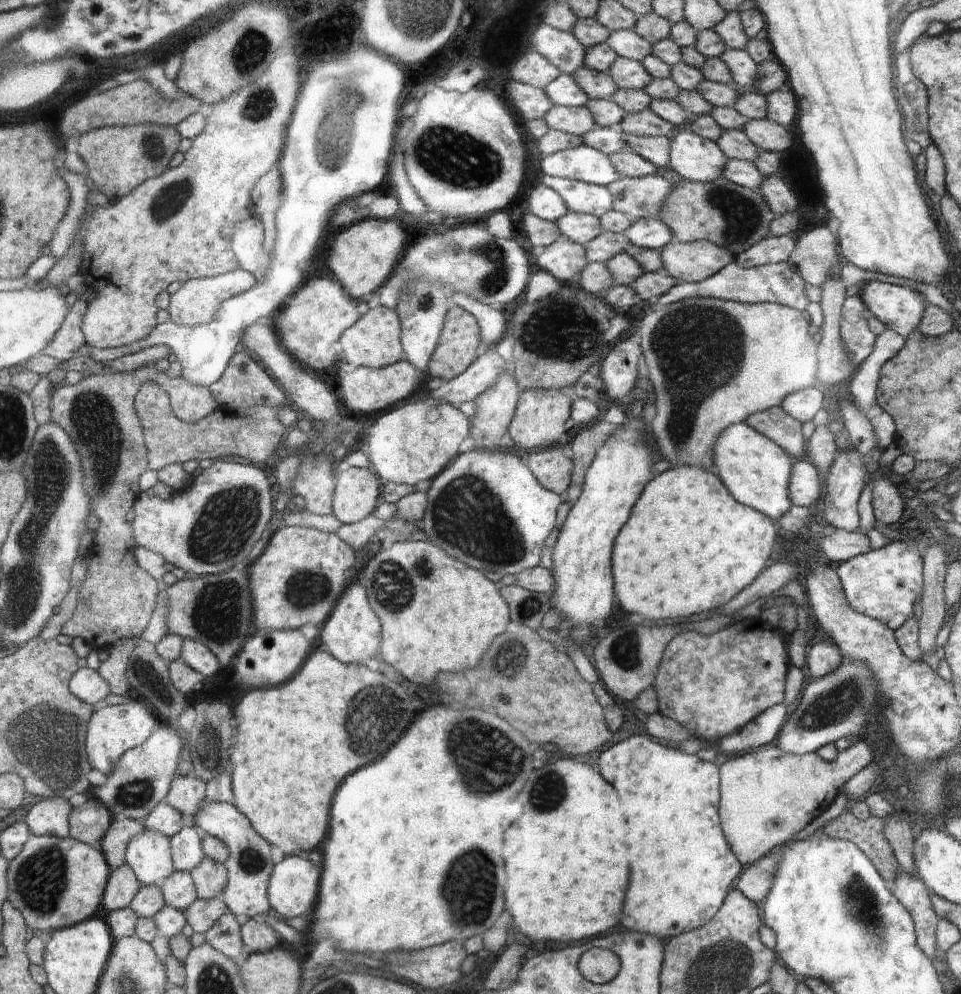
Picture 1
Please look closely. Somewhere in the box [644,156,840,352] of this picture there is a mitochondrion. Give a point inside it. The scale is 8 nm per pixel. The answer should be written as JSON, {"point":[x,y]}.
{"point":[740,216]}

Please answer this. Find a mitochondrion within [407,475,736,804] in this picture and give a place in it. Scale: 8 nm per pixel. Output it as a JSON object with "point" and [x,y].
{"point":[481,754]}

